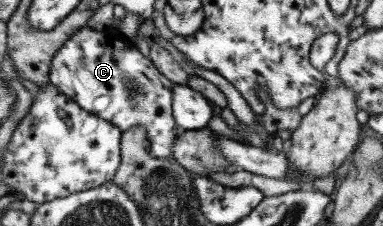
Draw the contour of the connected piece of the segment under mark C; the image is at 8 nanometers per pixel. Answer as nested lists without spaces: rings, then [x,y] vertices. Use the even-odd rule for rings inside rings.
[[[86,26],[78,28],[55,51],[47,79],[79,108],[113,124],[120,132],[141,124],[151,142],[151,154],[157,159],[172,160],[173,142],[184,131],[171,115],[173,83],[161,75],[148,56],[133,47],[117,28],[107,27],[104,32]]]

